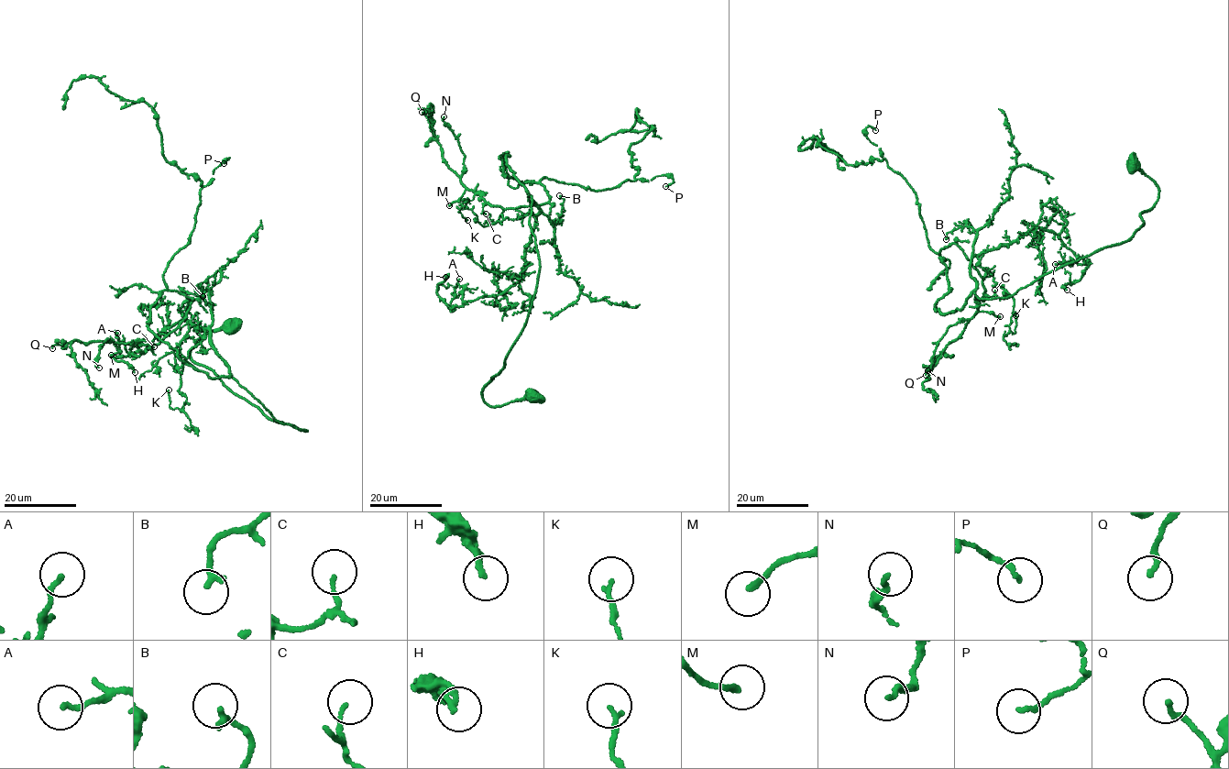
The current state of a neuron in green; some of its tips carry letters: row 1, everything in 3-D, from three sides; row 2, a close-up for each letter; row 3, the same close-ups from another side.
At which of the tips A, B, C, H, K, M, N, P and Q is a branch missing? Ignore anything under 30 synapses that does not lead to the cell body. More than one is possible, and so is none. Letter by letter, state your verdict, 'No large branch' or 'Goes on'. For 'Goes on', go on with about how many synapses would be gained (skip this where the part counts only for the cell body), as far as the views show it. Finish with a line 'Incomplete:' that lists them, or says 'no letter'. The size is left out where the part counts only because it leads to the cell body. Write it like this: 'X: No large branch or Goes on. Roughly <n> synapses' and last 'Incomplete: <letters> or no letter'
A: No large branch
B: No large branch
C: No large branch
H: No large branch
K: No large branch
M: No large branch
N: No large branch
P: No large branch
Q: No large branch
Incomplete: no letter

